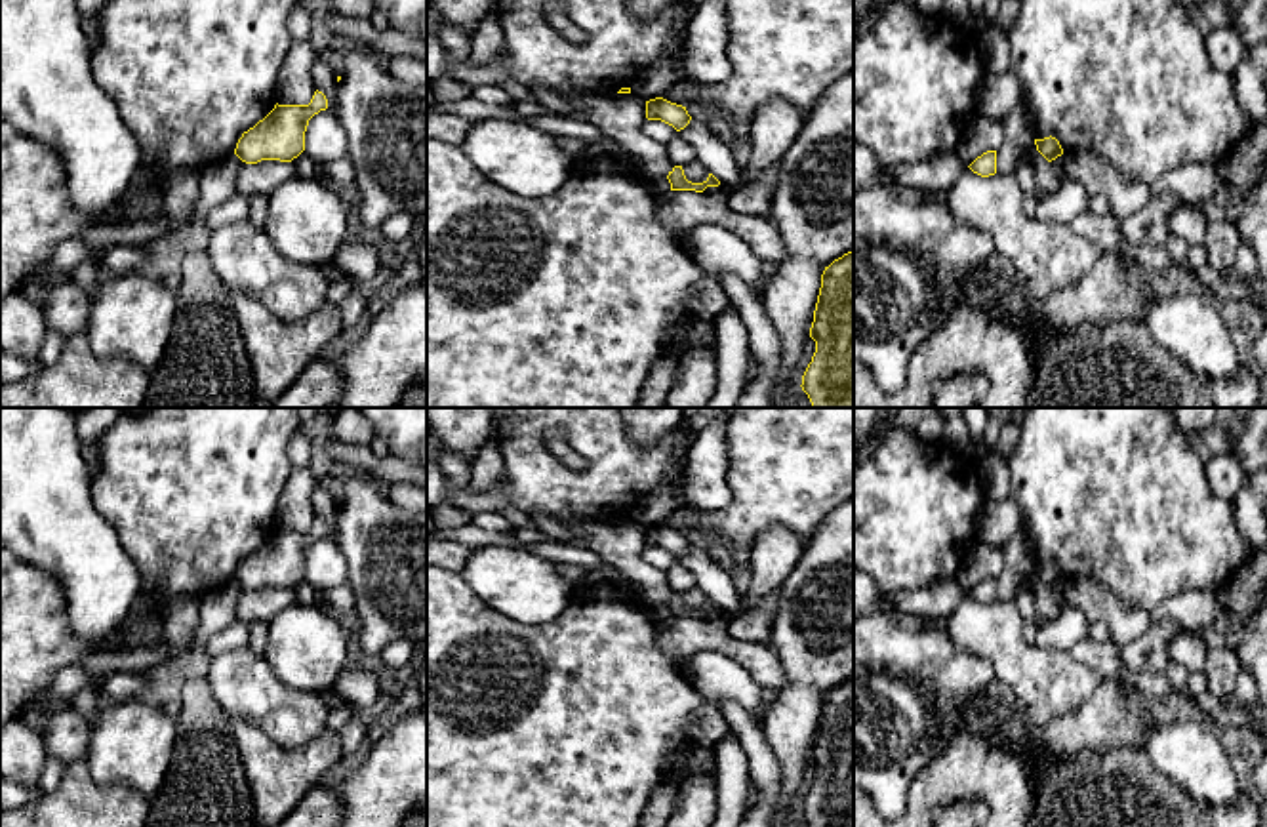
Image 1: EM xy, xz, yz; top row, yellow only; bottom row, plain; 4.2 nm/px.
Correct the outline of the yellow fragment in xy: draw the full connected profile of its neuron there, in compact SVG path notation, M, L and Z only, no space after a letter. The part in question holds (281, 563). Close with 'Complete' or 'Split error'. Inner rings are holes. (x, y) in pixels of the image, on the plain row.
M314 518L309 532L274 532L253 555L242 560L234 581L246 591L261 587L292 589L305 577L309 547L328 535L322 518Z. Complete

